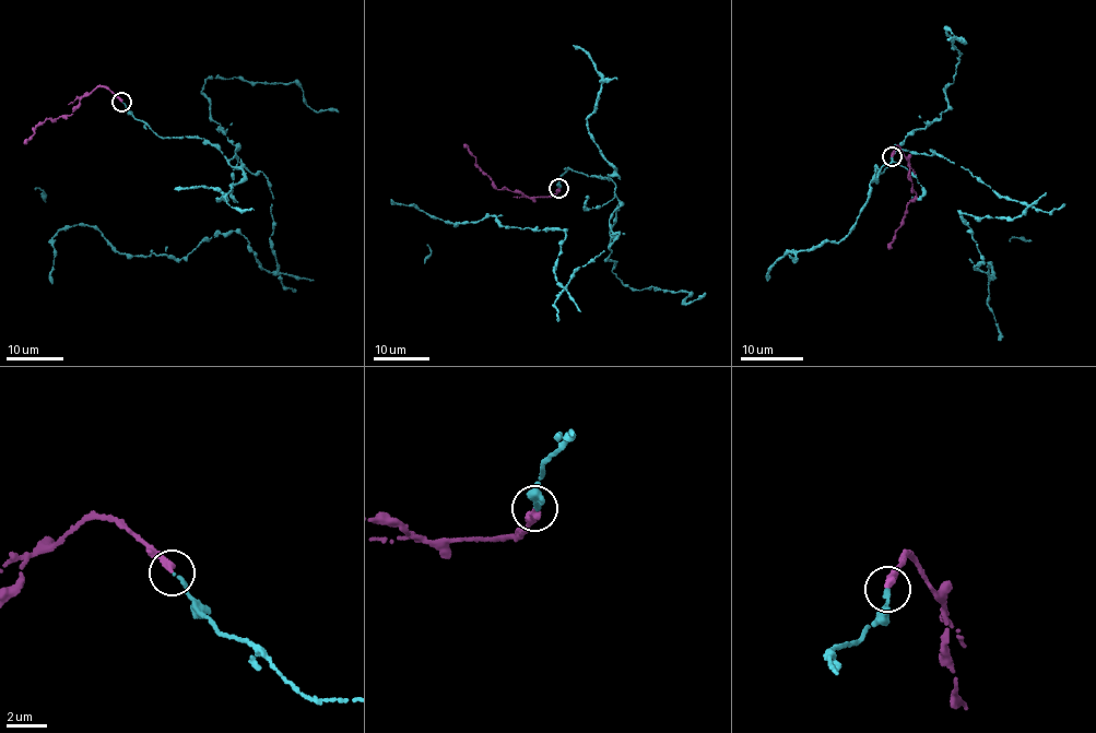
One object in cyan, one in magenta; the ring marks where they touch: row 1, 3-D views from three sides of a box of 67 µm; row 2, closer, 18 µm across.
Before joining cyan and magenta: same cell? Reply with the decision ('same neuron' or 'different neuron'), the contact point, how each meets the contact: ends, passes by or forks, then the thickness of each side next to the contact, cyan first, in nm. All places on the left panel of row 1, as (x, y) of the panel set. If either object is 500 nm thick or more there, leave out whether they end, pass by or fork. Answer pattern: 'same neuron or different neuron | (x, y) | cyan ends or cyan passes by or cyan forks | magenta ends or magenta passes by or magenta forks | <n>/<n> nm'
same neuron | (121, 102) | cyan ends | magenta ends | 240/320 nm

